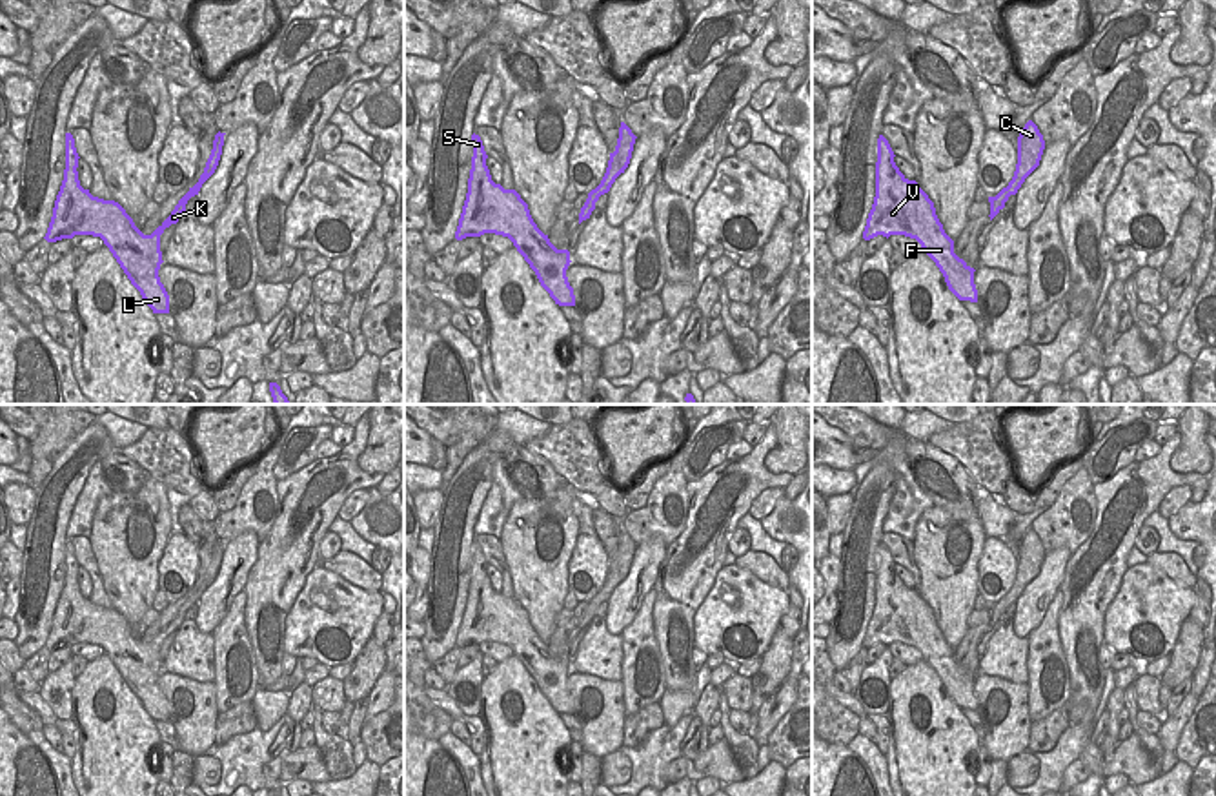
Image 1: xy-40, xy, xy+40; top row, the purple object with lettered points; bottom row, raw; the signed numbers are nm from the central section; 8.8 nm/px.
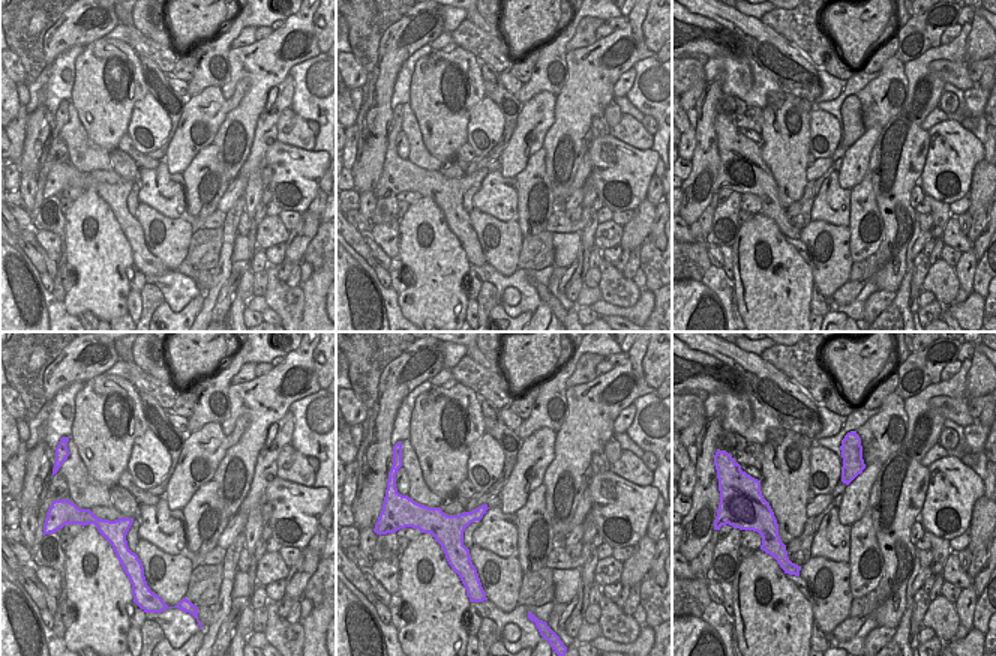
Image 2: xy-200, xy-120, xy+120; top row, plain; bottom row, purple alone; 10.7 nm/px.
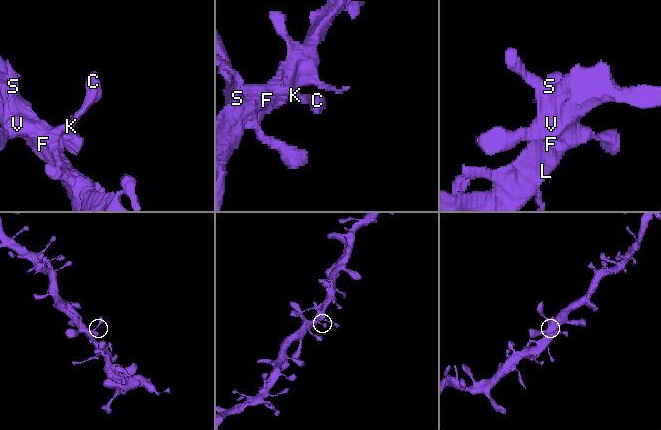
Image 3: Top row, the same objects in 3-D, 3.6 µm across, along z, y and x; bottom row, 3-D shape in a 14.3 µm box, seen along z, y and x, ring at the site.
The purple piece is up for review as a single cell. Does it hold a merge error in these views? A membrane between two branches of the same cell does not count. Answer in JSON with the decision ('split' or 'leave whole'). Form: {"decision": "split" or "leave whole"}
{"decision": "leave whole"}

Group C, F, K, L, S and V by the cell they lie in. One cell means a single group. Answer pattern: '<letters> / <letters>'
C F K L S V

